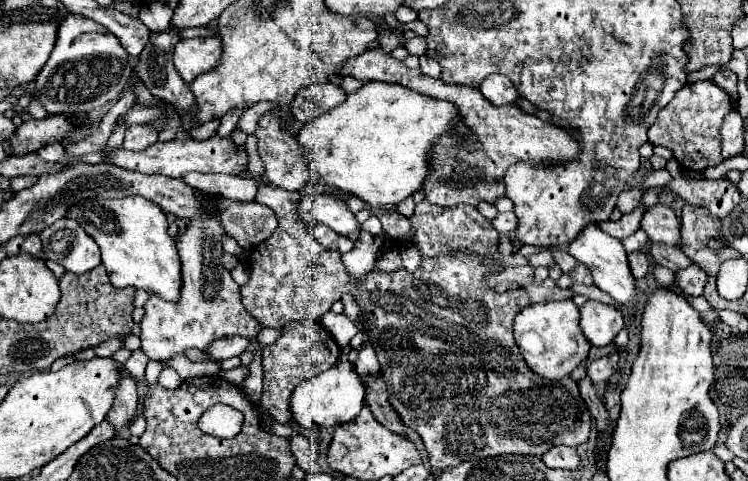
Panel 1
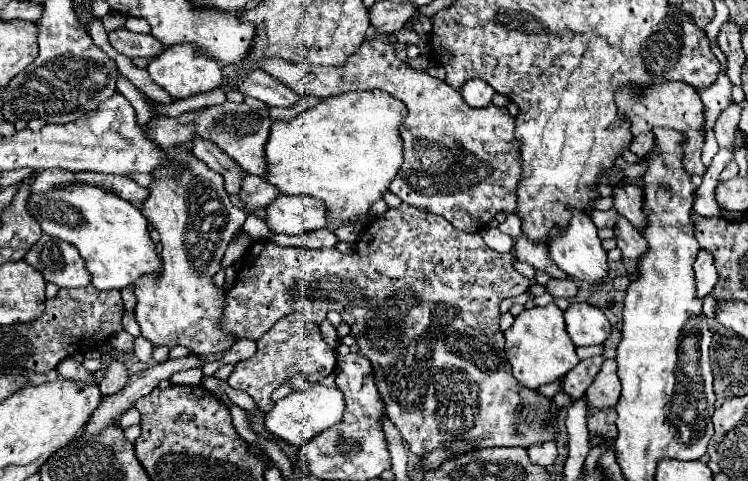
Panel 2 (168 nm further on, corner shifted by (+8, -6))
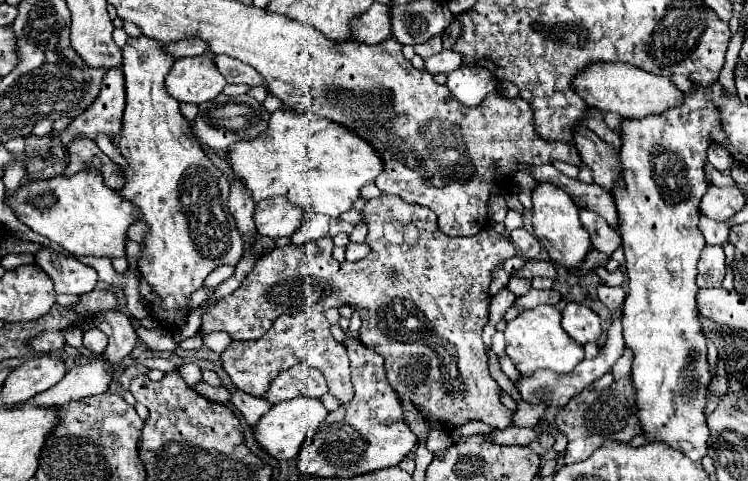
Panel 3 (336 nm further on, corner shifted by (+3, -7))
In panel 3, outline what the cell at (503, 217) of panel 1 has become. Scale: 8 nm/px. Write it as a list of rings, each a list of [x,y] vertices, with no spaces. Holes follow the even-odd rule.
[[[519,228],[519,230],[513,230],[511,232],[511,242],[521,250],[521,254],[527,258],[527,260],[535,260],[541,252],[541,246],[539,246],[539,240],[525,228]]]

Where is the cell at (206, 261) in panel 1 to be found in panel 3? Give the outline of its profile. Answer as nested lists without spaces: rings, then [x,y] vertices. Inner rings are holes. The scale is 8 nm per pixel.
[[[137,36],[129,38],[123,46],[123,72],[125,72],[125,88],[127,88],[127,108],[123,114],[123,128],[121,132],[111,136],[113,146],[125,158],[125,166],[121,174],[125,178],[125,186],[117,190],[135,204],[141,212],[139,222],[149,226],[149,234],[141,242],[141,258],[139,258],[139,272],[151,284],[151,288],[161,296],[159,304],[151,306],[151,312],[165,328],[171,332],[179,330],[179,326],[187,320],[187,298],[195,290],[203,286],[203,280],[209,272],[213,272],[221,264],[237,266],[243,256],[243,242],[239,242],[239,232],[235,230],[235,220],[231,218],[227,196],[229,196],[229,182],[219,172],[211,160],[203,154],[201,144],[195,140],[189,122],[183,118],[179,110],[179,102],[171,98],[165,90],[165,76],[169,74],[175,58],[167,54],[163,42]]]

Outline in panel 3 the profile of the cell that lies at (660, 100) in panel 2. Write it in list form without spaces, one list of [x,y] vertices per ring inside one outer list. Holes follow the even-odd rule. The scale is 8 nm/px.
[[[595,62],[589,64],[583,72],[579,72],[573,82],[573,90],[577,96],[581,96],[587,106],[599,108],[601,112],[617,112],[623,118],[643,118],[645,114],[667,110],[673,104],[677,106],[683,98],[683,92],[677,90],[677,86],[663,76],[655,76],[651,72],[645,72],[641,68],[635,68],[631,64],[623,62]]]

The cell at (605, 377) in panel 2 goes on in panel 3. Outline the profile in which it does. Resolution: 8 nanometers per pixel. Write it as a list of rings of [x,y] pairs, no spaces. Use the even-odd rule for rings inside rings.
[[[625,346],[623,356],[621,356],[621,358],[615,362],[615,366],[613,366],[613,376],[615,376],[615,380],[625,378],[625,376],[631,374],[631,362],[633,362],[633,352],[631,352],[631,348]]]

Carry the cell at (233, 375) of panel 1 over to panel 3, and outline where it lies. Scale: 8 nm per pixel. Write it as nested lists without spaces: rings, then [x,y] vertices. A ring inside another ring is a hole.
[[[307,310],[307,312],[289,314],[289,316],[279,316],[275,324],[269,328],[269,332],[263,334],[259,340],[247,340],[247,342],[233,340],[231,346],[221,354],[221,360],[233,384],[239,390],[257,398],[263,396],[263,392],[279,372],[283,372],[285,368],[291,368],[301,360],[309,360],[313,368],[319,368],[325,374],[329,392],[341,404],[347,404],[353,398],[349,358],[345,354],[345,348],[331,336],[327,318],[319,312]]]

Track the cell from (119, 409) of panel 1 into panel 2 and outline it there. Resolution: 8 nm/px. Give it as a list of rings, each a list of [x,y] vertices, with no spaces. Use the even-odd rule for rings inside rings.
[[[112,359],[112,361],[108,361],[108,365],[106,365],[106,373],[104,373],[102,381],[98,383],[98,387],[100,387],[102,395],[106,397],[106,395],[114,395],[114,393],[122,391],[124,385],[126,385],[126,381],[128,381],[126,367],[122,365],[122,361]]]

